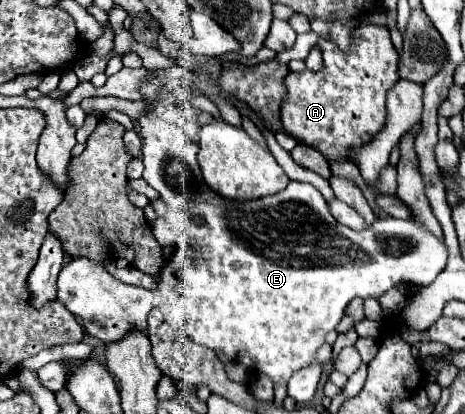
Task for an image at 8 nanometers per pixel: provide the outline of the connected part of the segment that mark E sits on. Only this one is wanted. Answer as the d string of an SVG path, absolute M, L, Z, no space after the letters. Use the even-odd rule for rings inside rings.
M158 68L158 70L148 70L148 74L152 74L152 78L148 82L144 82L140 86L140 94L142 94L142 100L144 104L148 106L148 112L140 114L138 118L138 124L140 124L140 138L142 138L142 160L144 160L144 180L148 182L148 186L152 186L160 198L166 202L168 214L164 217L159 217L160 220L164 220L168 224L168 228L174 232L174 238L176 238L176 244L180 246L186 246L184 248L184 254L178 262L178 256L172 257L170 260L166 260L166 264L159 272L158 287L154 290L160 292L160 304L155 306L148 316L148 332L150 332L150 326L164 326L164 340L166 344L178 344L178 330L184 330L194 342L202 344L202 346L208 346L216 352L222 352L226 354L230 360L238 360L240 364L244 364L248 370L252 372L264 372L266 376L270 376L274 382L278 380L290 380L290 376L308 366L308 364L314 364L316 362L316 350L324 344L324 336L334 330L340 322L340 318L344 316L344 308L348 306L348 302L352 298L380 298L386 290L398 286L400 282L412 282L412 284L420 284L420 286L428 286L434 282L434 278L444 270L446 262L448 262L448 248L442 240L438 240L436 236L432 236L426 228L422 228L422 224L414 222L414 220L396 220L396 218L388 218L388 220L376 220L374 226L366 228L364 232L356 232L356 230L350 230L348 226L342 226L334 220L334 216L330 214L328 206L326 206L326 200L324 196L312 186L312 184L306 184L306 182L290 182L282 192L278 194L272 194L272 196L264 196L264 198L258 198L258 200L248 200L248 202L236 202L236 200L226 200L218 194L214 194L202 180L202 172L200 172L200 166L196 162L196 150L198 150L198 130L200 130L200 124L198 124L198 110L192 108L190 104L178 104L176 96L172 90L166 88L166 84L172 80L172 74L170 74L172 68Z

